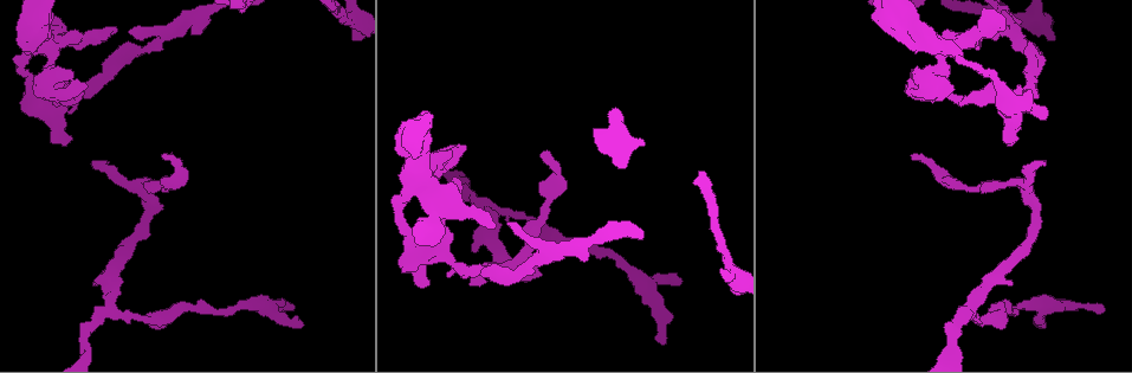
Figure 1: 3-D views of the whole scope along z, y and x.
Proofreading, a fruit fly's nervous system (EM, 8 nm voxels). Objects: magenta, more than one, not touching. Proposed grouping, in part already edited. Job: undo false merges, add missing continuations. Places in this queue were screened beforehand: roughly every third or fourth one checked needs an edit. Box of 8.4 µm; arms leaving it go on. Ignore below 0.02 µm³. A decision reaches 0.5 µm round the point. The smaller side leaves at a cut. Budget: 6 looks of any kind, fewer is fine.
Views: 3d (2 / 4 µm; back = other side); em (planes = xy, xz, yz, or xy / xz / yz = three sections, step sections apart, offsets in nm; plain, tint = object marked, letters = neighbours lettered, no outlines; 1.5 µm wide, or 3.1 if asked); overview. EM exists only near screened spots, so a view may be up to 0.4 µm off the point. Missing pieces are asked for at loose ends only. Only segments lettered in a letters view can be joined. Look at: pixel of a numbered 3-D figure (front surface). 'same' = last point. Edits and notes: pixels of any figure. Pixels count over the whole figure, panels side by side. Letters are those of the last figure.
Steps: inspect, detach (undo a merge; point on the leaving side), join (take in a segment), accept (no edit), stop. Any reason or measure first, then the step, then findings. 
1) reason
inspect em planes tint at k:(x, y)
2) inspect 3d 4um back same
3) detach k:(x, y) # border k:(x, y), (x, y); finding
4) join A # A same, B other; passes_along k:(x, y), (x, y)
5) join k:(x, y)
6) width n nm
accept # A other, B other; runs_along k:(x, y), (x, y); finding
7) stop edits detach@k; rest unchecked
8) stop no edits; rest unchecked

tapers out
inspect 3d 4um at 1:(913, 156)

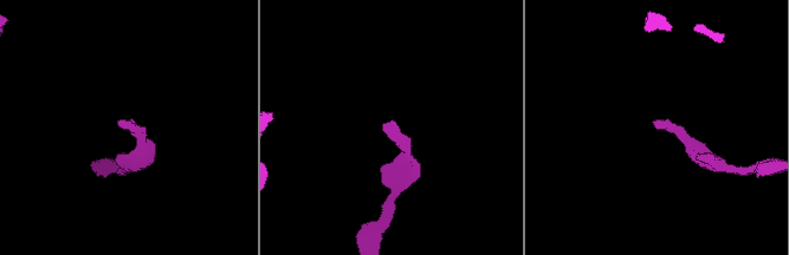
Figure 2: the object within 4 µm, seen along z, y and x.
need the tissue
inspect em planes plain at 2:(653, 122)

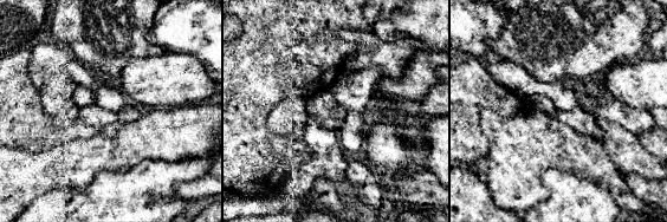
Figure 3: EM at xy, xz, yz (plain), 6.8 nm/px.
inspect em planes letters same

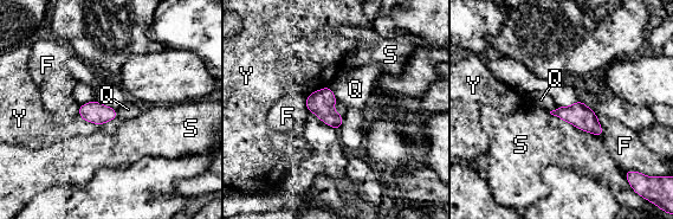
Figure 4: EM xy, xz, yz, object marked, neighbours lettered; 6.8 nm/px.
accept # F other, Q other, S other, Y other; no lettered segment goes on from it

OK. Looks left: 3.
branch stops here
inspect em planes plain at 1:(64, 143)

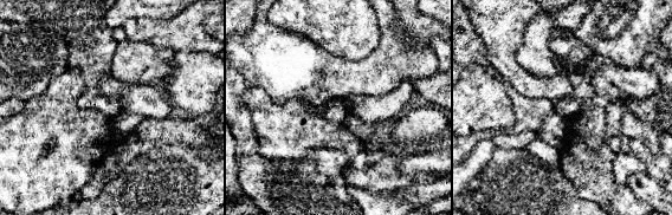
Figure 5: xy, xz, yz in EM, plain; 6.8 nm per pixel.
see the neighbours
inspect em planes letters same

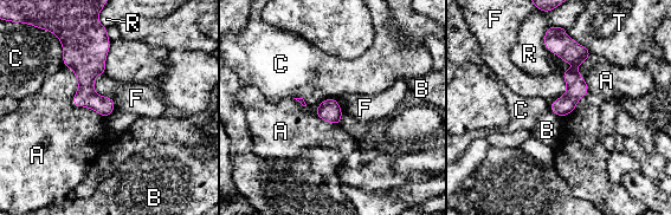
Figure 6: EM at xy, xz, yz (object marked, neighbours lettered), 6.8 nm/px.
width 140 nm
accept # A other, B other, C other, F other, R other, T other; border 6:(98, 73), (94, 90), (115, 109); no lettered segment goes on from it

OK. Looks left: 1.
stop no edits; rest unchecked

